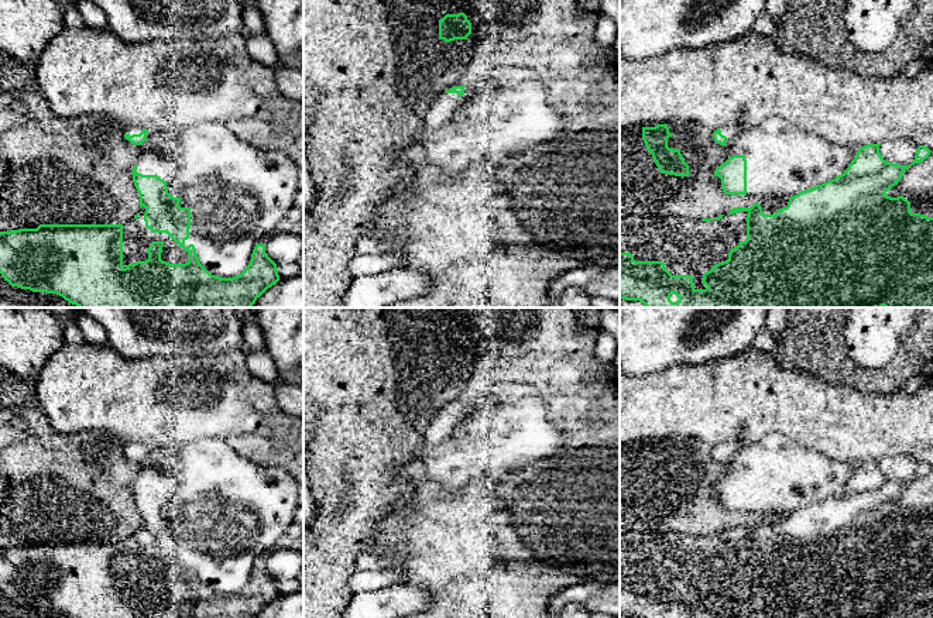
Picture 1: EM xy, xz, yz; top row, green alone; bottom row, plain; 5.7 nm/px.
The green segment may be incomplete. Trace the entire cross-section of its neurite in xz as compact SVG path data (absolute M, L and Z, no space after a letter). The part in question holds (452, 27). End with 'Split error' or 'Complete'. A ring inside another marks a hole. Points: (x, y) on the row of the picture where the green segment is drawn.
M464 13L446 14L439 20L439 40L446 42L455 40L467 40L471 34L471 23Z. Complete

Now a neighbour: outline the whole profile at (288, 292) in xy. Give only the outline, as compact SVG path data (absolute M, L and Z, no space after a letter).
M303 268L292 278L279 278L253 308L303 308Z

